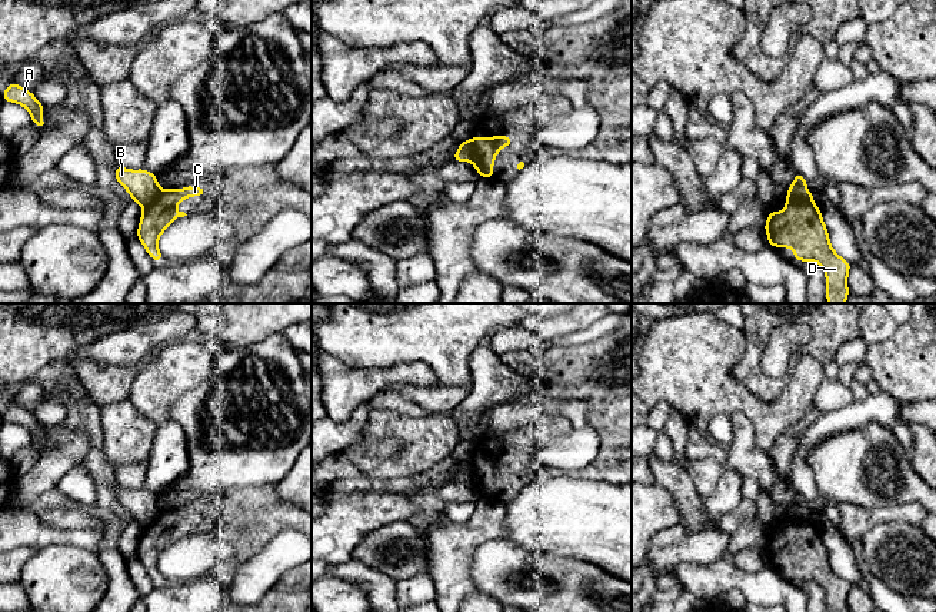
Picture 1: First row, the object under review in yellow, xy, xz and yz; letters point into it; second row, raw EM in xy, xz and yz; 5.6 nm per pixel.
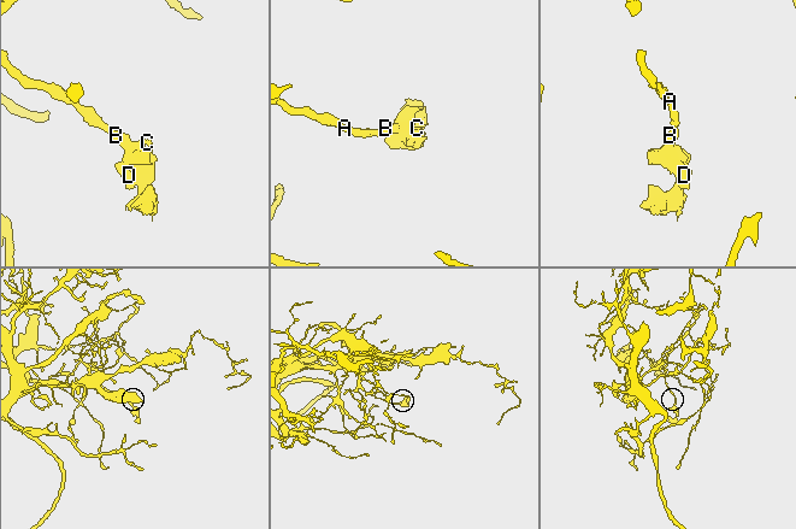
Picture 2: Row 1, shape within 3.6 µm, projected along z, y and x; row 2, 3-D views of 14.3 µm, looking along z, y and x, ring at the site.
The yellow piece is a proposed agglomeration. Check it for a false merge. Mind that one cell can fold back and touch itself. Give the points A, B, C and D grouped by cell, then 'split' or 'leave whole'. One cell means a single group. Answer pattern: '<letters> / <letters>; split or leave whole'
A B / C D; split

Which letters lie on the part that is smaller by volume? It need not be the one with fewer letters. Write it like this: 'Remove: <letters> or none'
Remove: C, D

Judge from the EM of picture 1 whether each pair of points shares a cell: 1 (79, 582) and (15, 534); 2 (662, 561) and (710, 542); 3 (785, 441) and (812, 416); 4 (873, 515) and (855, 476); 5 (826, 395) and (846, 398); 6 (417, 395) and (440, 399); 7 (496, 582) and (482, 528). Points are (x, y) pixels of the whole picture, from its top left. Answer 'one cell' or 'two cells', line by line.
1: two cells
2: one cell
3: one cell
4: two cells
5: one cell
6: one cell
7: two cells

